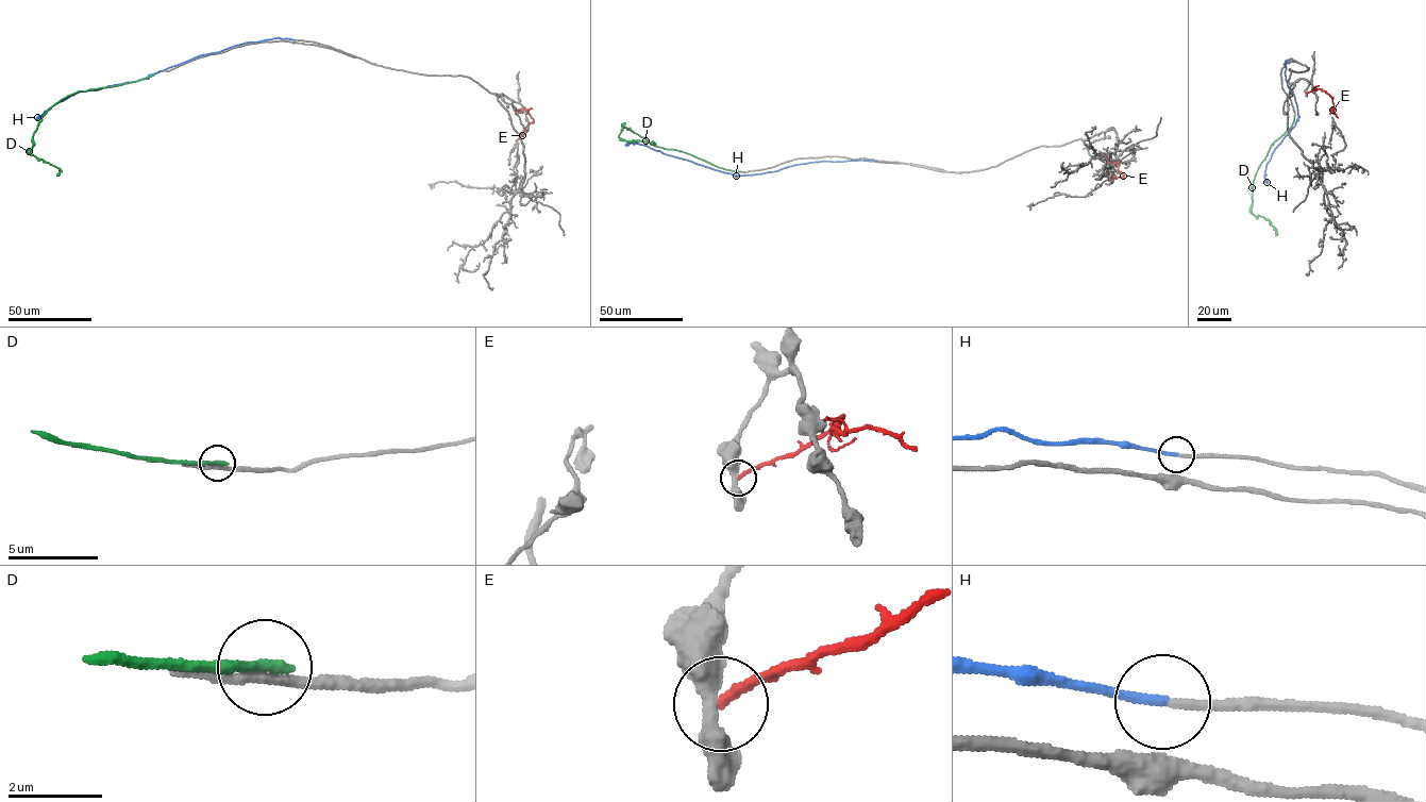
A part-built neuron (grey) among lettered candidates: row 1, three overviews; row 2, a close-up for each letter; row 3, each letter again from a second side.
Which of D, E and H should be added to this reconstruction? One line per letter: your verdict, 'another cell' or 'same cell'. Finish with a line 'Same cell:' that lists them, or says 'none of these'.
D: another cell
E: another cell
H: same cell
Same cell: H

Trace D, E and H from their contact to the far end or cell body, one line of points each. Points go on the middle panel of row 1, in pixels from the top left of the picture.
D: (739, 171), (724, 169), (683, 151), (655, 146), (622, 126), (618, 137), (652, 143)
E: (1103, 153), (1124, 174), (1108, 181)
H: (877, 162), (822, 161), (738, 176), (646, 146), (625, 145)

